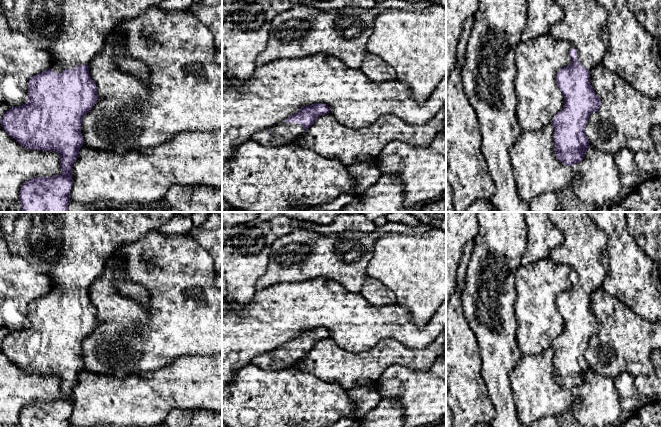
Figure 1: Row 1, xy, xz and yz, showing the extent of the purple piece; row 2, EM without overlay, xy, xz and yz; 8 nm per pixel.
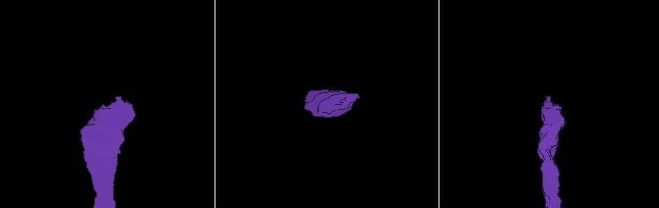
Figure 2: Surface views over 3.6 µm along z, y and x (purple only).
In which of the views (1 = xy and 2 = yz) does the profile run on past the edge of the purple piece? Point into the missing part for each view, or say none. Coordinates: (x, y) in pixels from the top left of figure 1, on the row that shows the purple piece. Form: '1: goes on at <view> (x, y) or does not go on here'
1: goes on at xy (73, 31)
2: goes on at yz (584, 24)

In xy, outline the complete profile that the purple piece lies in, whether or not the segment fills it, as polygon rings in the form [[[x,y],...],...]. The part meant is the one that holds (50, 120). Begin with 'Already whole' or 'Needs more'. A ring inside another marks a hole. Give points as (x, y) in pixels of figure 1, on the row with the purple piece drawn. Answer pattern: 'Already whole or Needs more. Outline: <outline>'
Needs more. Outline: [[[15,0],[15,5],[12,10],[4,12],[7,24],[14,31],[23,33],[33,46],[48,51],[54,59],[54,62],[49,69],[30,78],[28,85],[28,101],[20,106],[10,108],[0,119],[1,126],[5,132],[14,138],[25,149],[55,151],[60,155],[60,166],[62,169],[62,173],[60,175],[53,175],[51,177],[35,177],[29,181],[26,181],[20,188],[19,203],[21,205],[22,212],[67,212],[68,205],[71,202],[70,191],[73,184],[72,167],[73,163],[79,157],[79,150],[83,146],[84,142],[84,138],[81,133],[82,119],[93,108],[98,100],[97,86],[89,74],[88,65],[90,61],[104,49],[106,37],[115,25],[139,16],[140,14],[146,12],[149,8],[158,6],[162,1],[163,0]]]

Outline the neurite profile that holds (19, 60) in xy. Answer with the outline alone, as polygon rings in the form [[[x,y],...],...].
[[[0,7],[0,119],[12,107],[28,101],[28,85],[31,77],[51,68],[54,59],[44,49],[33,46],[23,33],[14,31],[8,24],[4,11]]]

